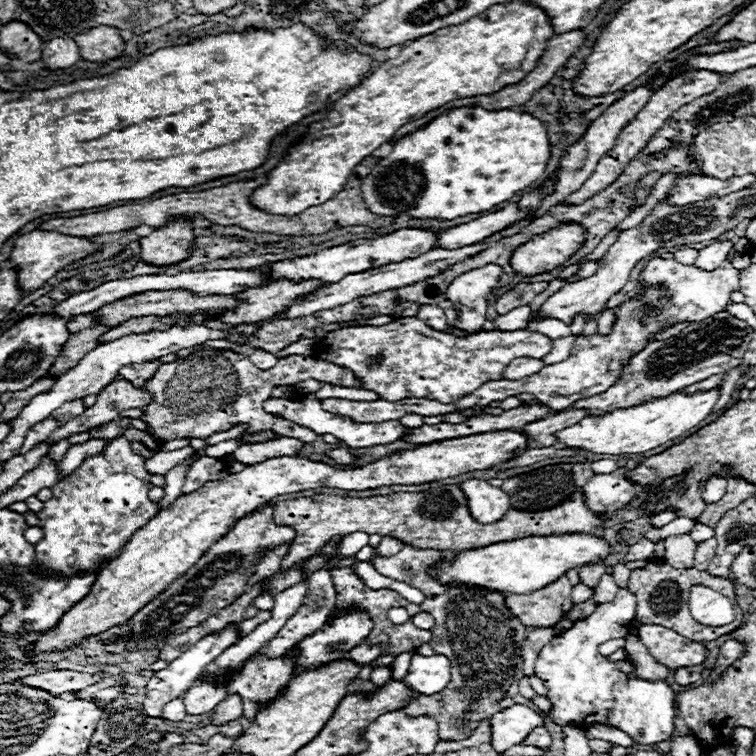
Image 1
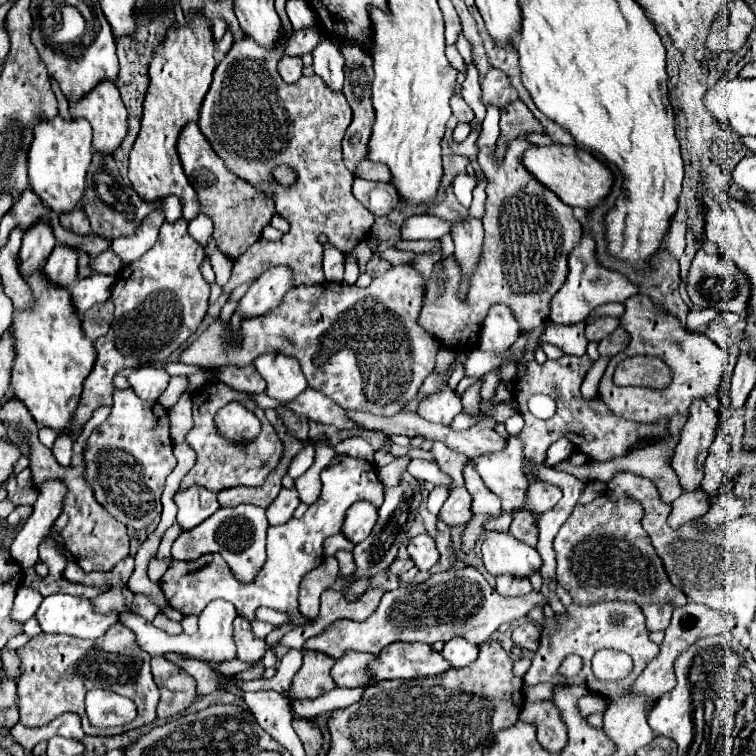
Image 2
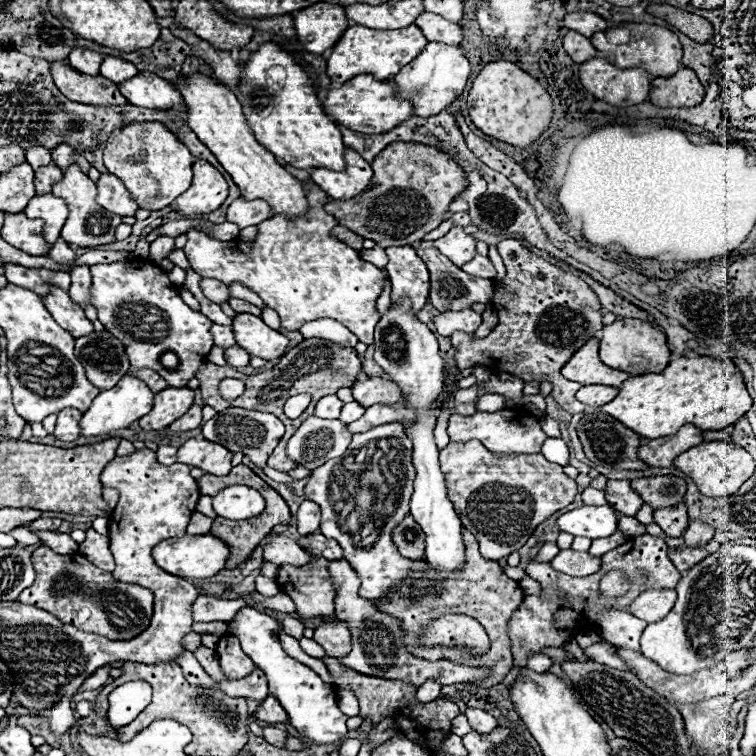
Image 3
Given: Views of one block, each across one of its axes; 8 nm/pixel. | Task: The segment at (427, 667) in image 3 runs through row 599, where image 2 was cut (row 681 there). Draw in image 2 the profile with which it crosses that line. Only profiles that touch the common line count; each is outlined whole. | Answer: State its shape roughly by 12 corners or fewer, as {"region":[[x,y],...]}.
{"region":[[348,652],[332,666],[338,686],[364,680],[364,664],[372,654]]}

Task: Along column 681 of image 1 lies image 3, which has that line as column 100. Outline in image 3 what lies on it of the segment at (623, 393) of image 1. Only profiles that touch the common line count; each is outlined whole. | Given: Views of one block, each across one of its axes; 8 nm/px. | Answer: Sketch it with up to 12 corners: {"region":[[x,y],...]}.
{"region":[[106,330],[76,338],[88,380],[114,388],[130,370],[124,346]]}

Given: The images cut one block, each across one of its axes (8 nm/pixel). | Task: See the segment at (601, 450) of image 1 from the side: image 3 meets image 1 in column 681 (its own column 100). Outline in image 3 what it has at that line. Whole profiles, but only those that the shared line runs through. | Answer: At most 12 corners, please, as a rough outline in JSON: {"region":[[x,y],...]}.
{"region":[[126,374],[80,418],[80,434],[102,436],[140,420],[154,394]]}

